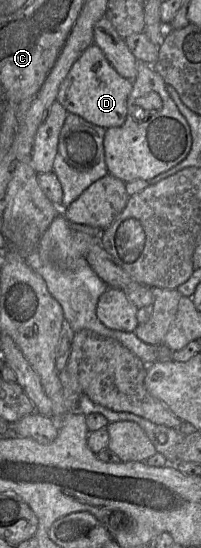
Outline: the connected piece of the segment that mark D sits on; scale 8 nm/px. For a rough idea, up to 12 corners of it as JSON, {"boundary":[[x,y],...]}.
{"boundary":[[96,44],[76,60],[56,101],[104,128],[122,126],[133,83]]}

